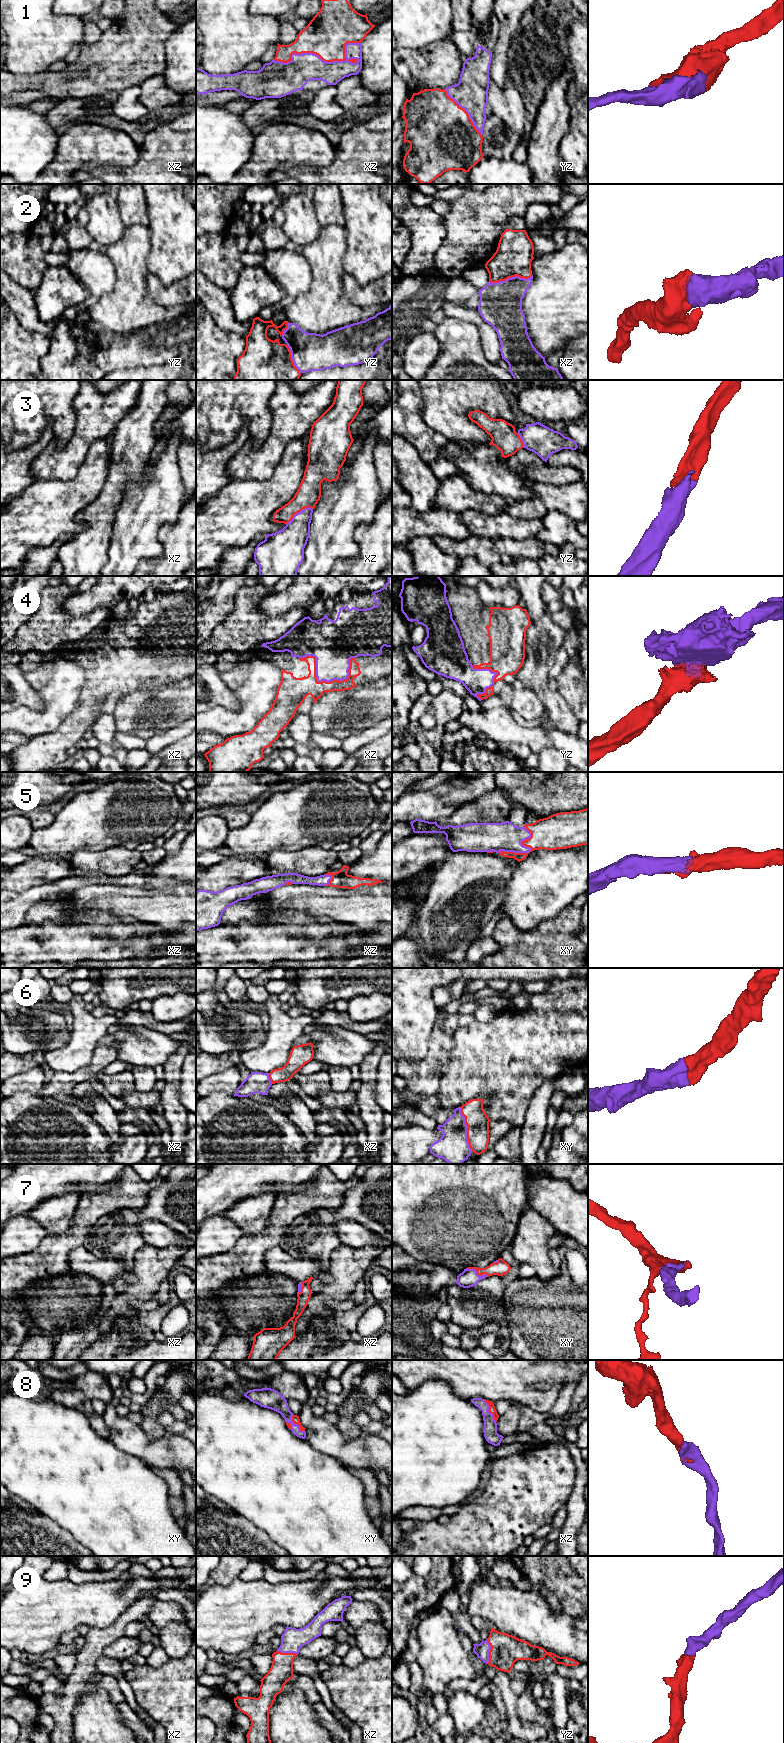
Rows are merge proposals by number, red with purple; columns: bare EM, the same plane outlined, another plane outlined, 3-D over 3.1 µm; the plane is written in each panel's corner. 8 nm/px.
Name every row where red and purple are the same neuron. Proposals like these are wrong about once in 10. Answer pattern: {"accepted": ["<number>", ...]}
{"accepted": ["1", "2", "3", "4", "5", "6", "7", "8", "9"]}

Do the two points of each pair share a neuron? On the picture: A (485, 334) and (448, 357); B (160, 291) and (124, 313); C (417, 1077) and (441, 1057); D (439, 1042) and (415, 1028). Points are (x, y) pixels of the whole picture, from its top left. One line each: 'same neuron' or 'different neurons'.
A: different neurons
B: different neurons
C: same neuron
D: different neurons

